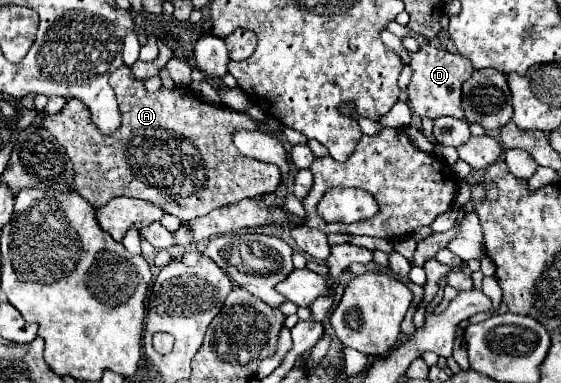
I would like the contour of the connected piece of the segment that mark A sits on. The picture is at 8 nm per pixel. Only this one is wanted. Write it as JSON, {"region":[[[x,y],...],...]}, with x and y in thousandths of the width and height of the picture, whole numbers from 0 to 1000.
{"region":[[[217,172],[196,198],[196,219],[210,251],[210,277],[217,298],[217,329],[198,355],[180,350],[162,313],[155,277],[135,258],[118,266],[118,277],[96,303],[75,313],[78,334],[96,350],[96,360],[114,381],[118,402],[132,428],[132,486],[143,512],[150,512],[168,543],[185,538],[196,517],[235,512],[285,533],[296,559],[321,569],[324,580],[367,564],[381,543],[428,527],[439,512],[485,507],[499,480],[499,439],[492,428],[460,423],[421,392],[414,376],[417,334],[460,334],[446,303],[417,292],[396,277],[374,277],[357,266],[335,230],[285,230],[278,245],[257,235],[253,209],[232,198],[232,178]]]}

